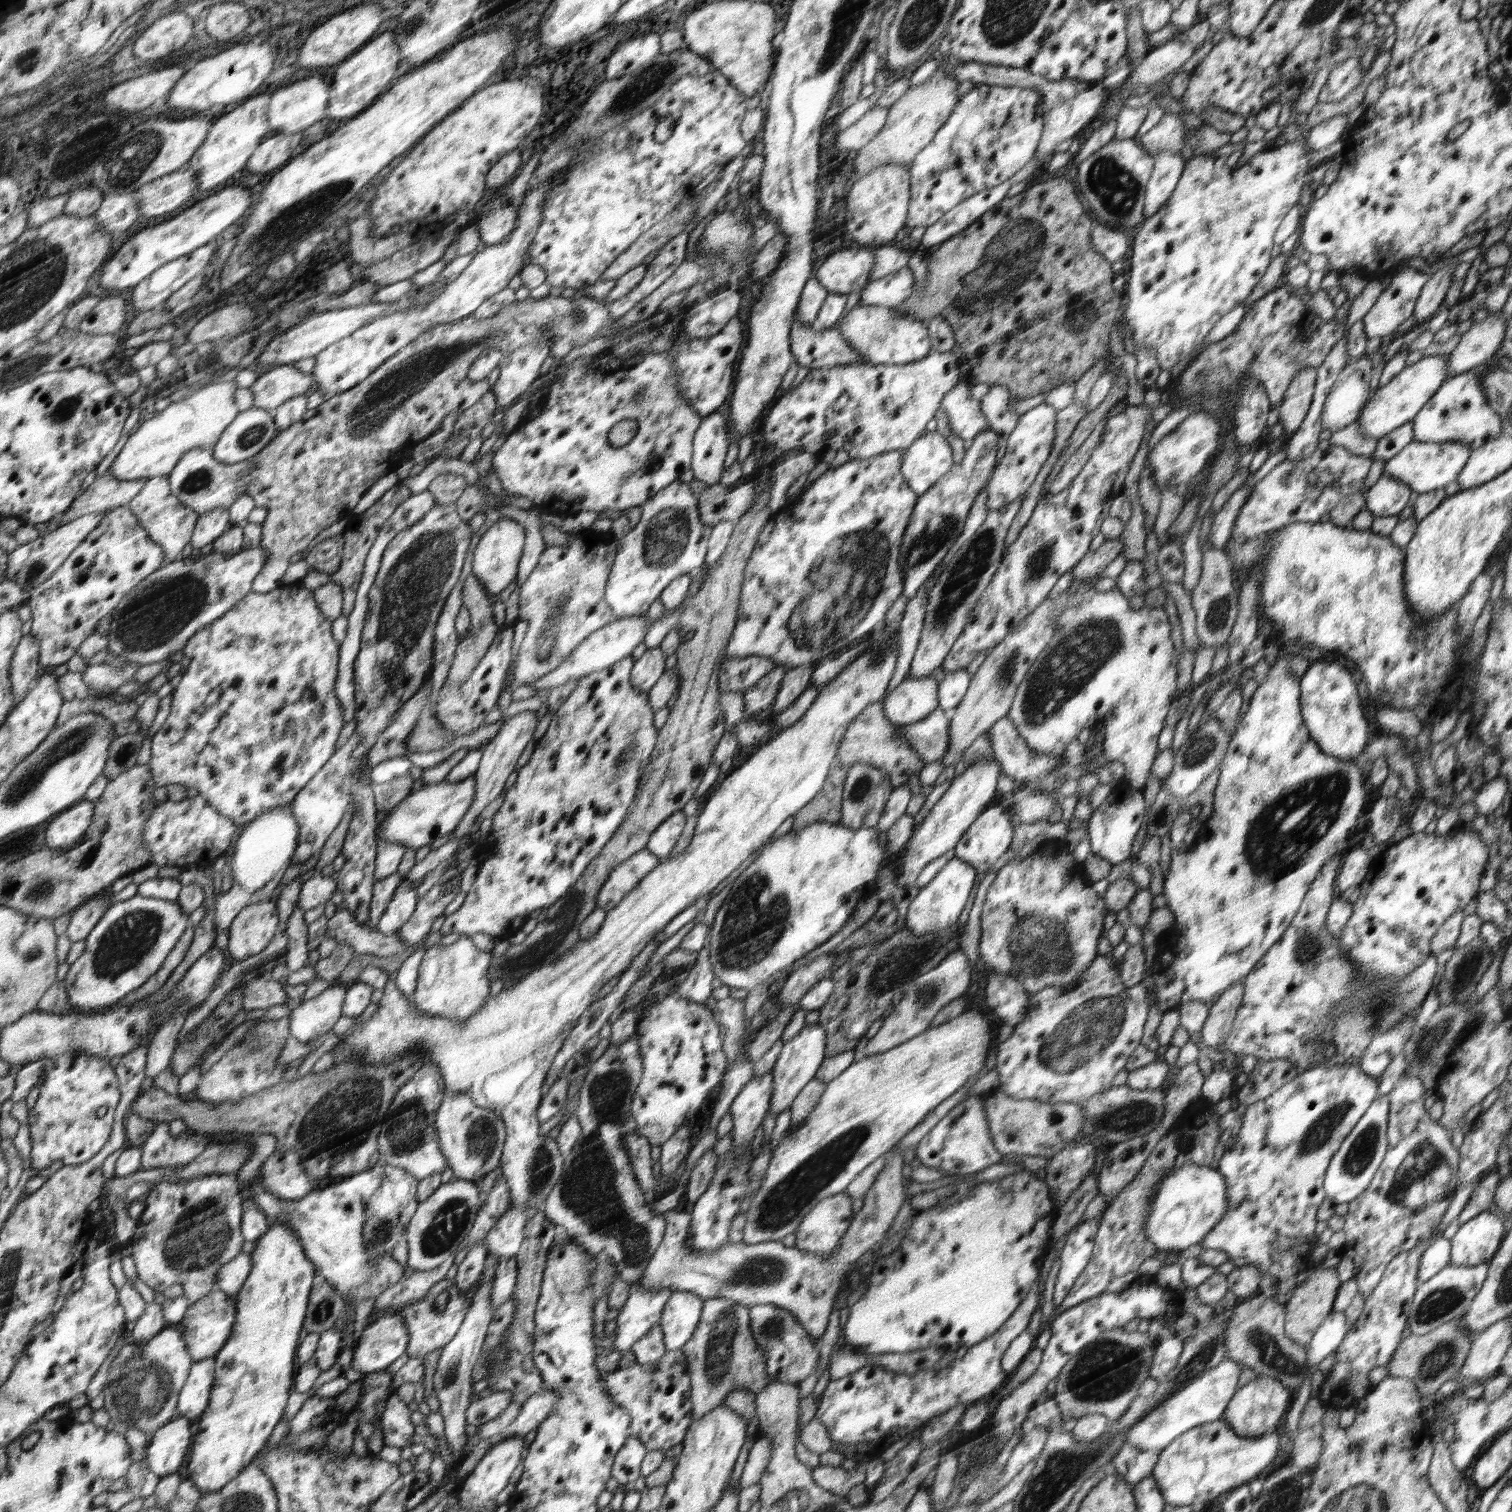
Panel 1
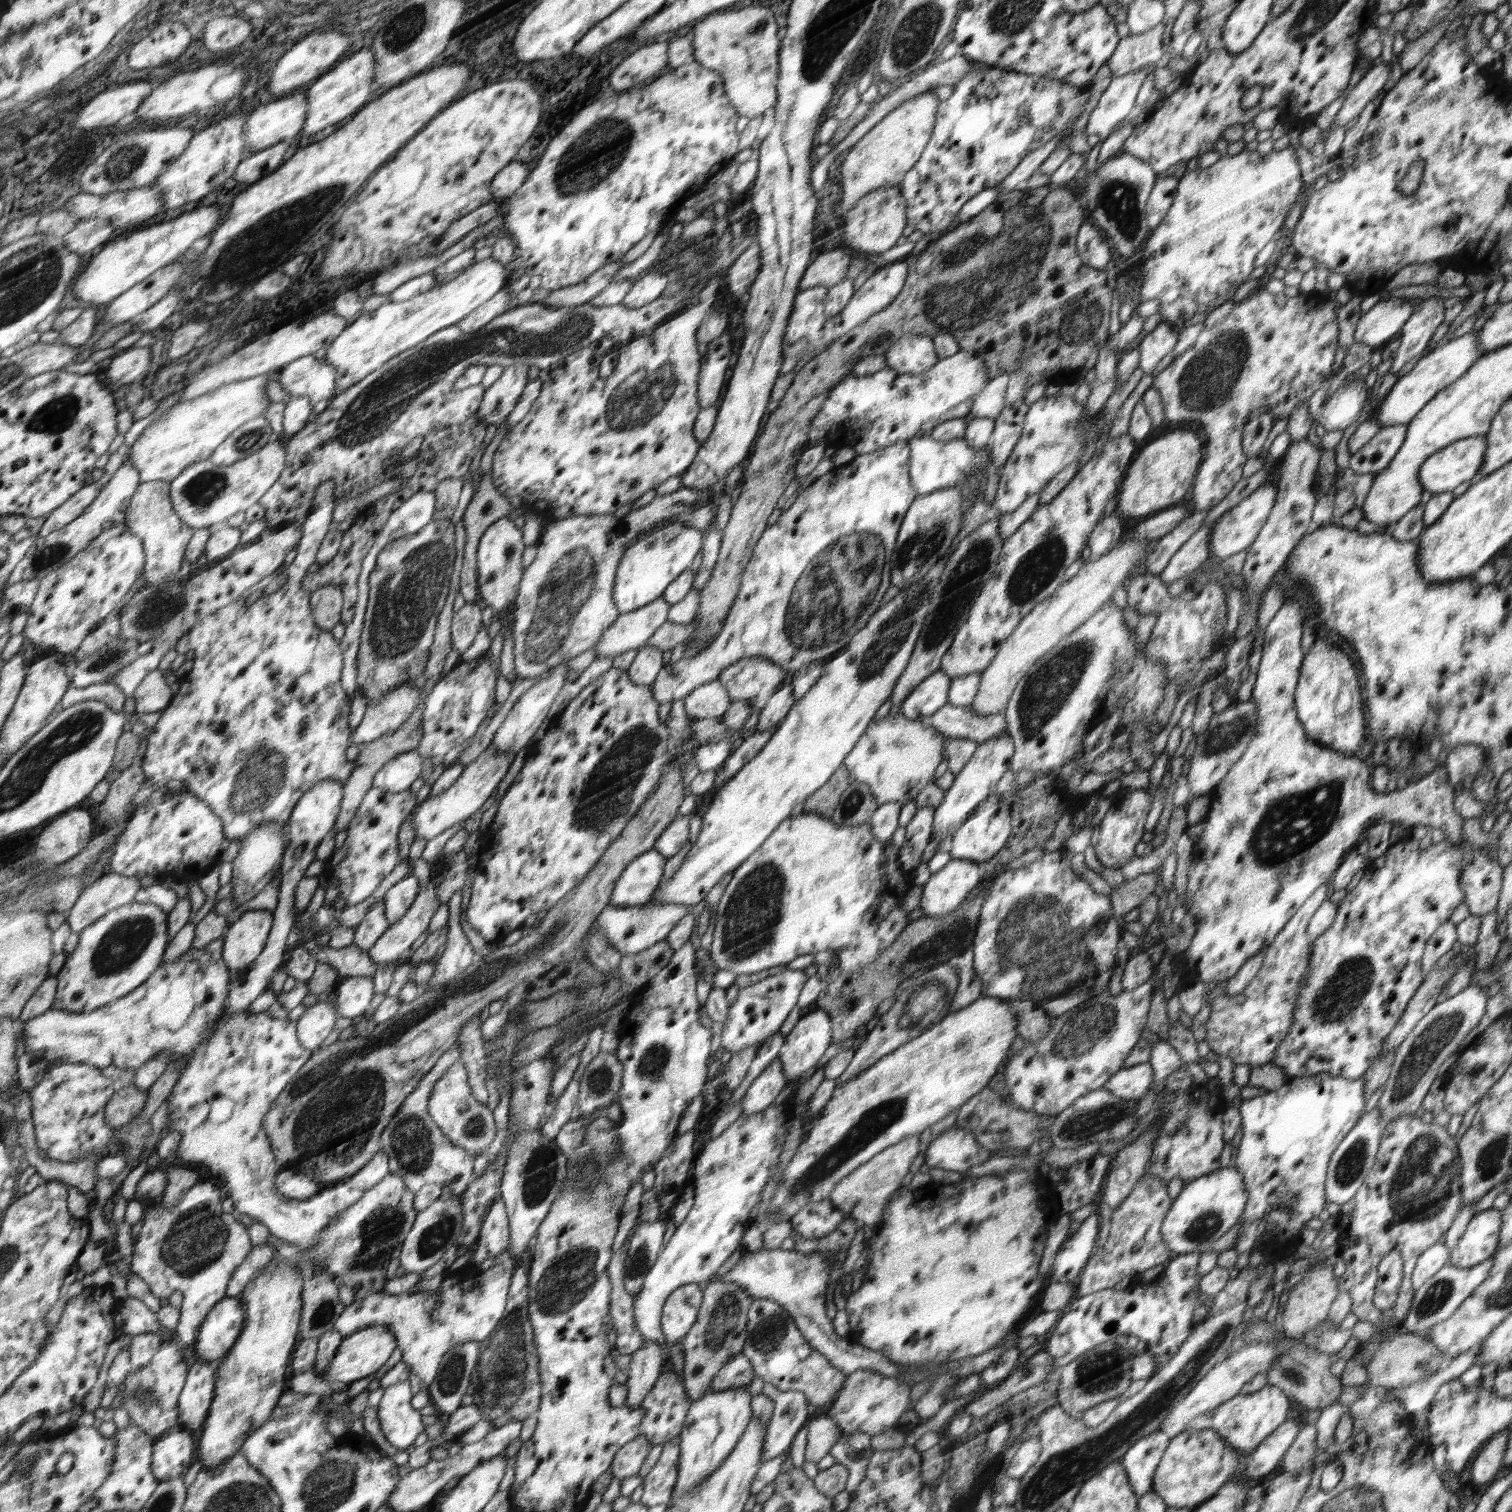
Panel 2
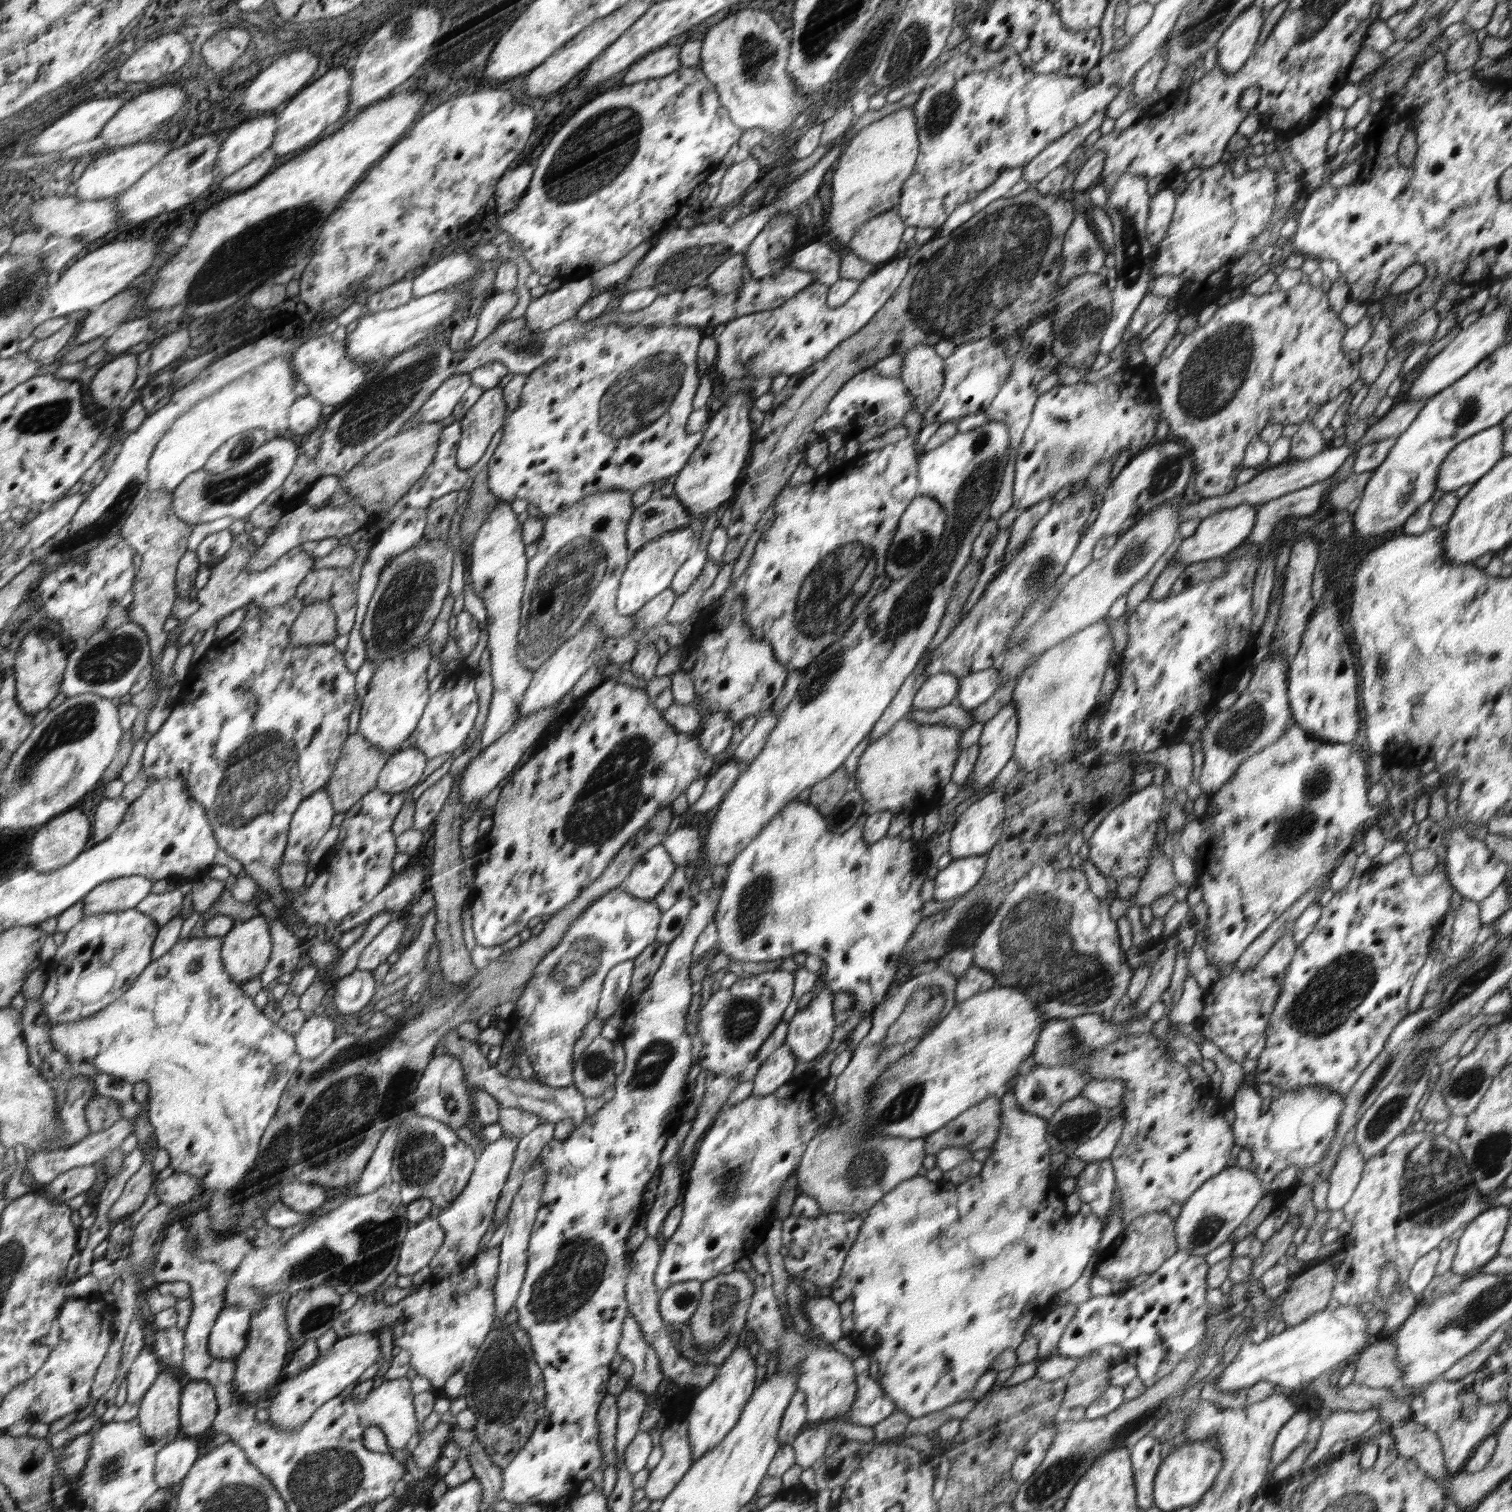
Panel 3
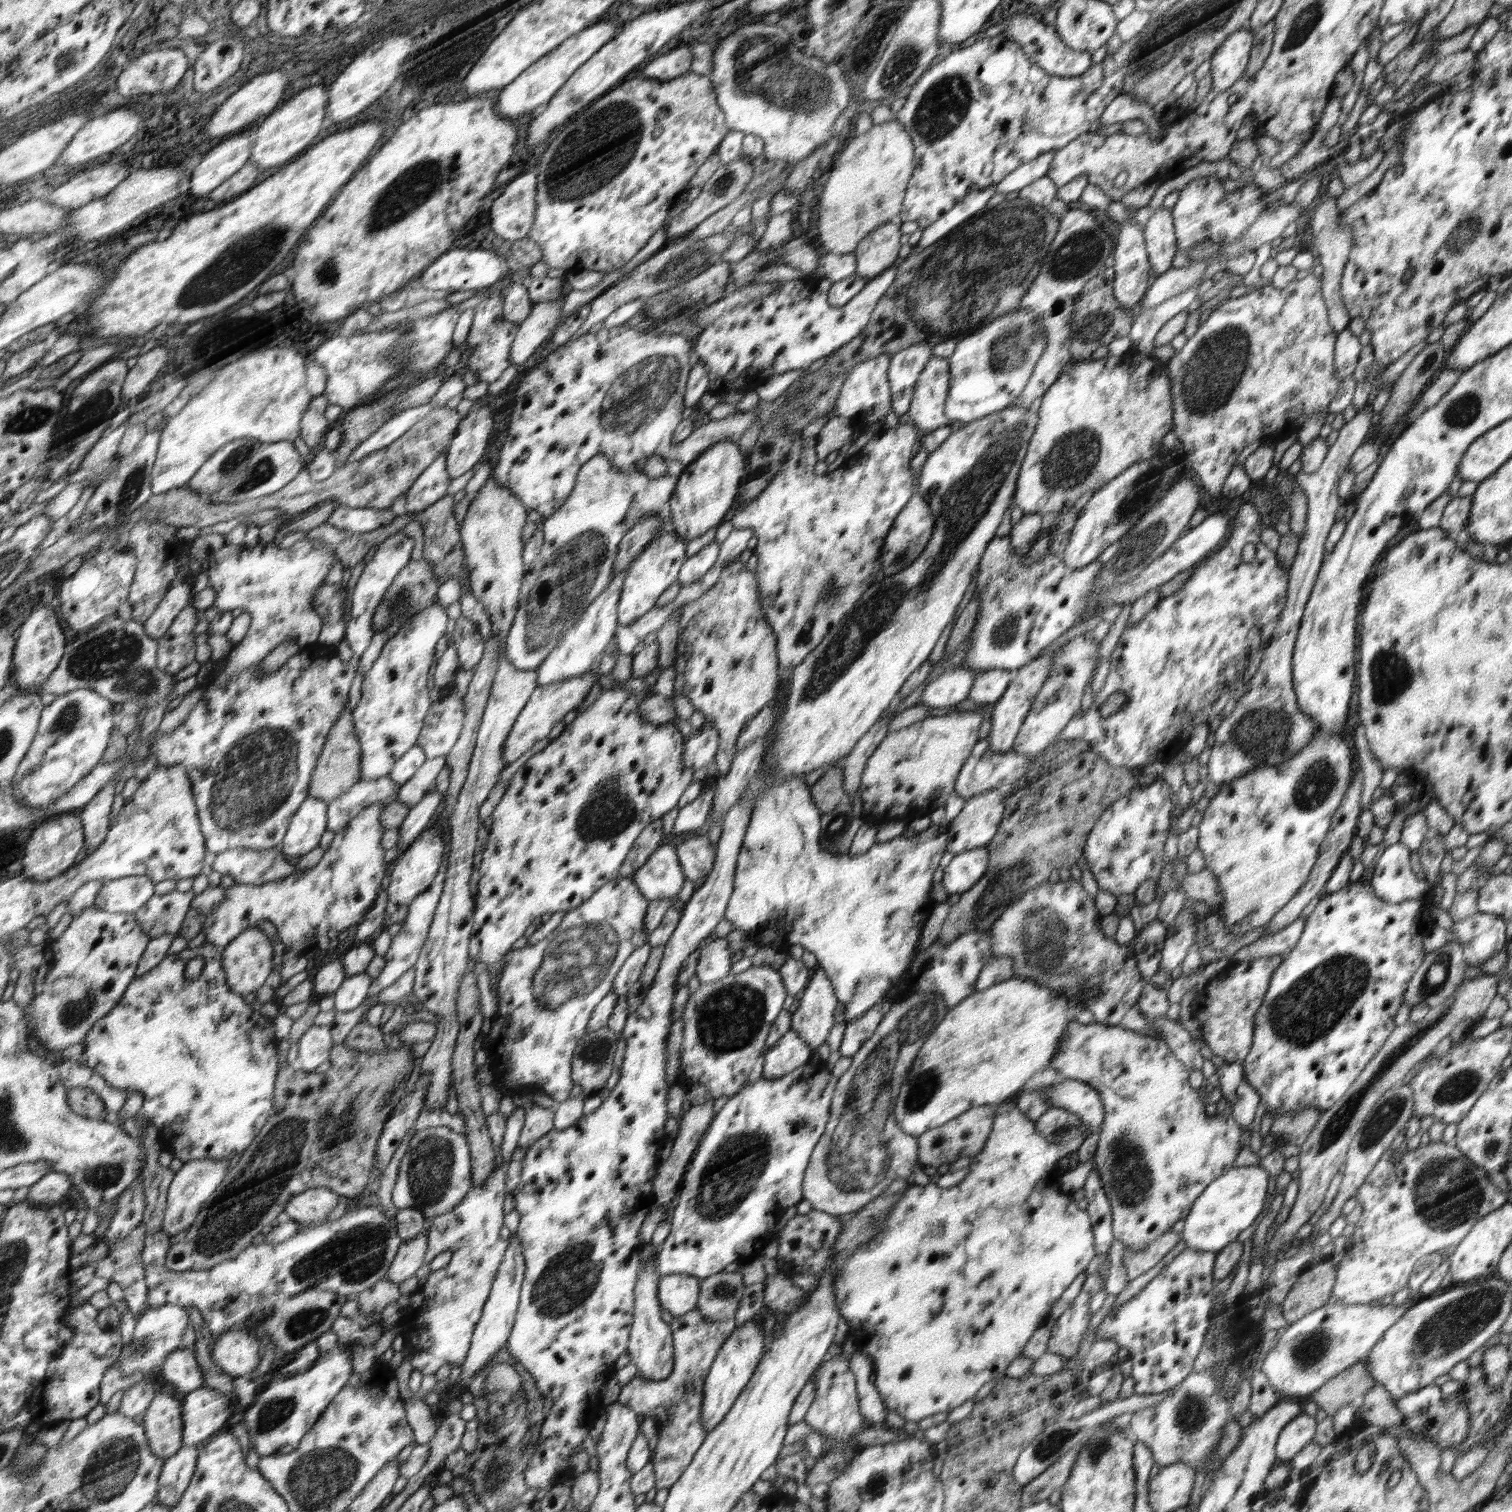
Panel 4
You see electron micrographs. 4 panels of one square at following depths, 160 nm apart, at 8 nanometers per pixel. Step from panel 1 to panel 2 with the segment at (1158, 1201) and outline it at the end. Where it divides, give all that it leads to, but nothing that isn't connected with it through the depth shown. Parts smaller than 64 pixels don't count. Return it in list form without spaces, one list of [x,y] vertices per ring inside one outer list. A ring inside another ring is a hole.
[[[1234,1166],[1220,1167],[1208,1175],[1199,1176],[1188,1184],[1184,1184],[1178,1197],[1172,1201],[1170,1210],[1161,1224],[1162,1239],[1174,1254],[1194,1252],[1202,1255],[1209,1252],[1212,1250],[1214,1242],[1239,1222],[1247,1200],[1248,1193],[1245,1189],[1244,1179],[1241,1176],[1241,1172]]]

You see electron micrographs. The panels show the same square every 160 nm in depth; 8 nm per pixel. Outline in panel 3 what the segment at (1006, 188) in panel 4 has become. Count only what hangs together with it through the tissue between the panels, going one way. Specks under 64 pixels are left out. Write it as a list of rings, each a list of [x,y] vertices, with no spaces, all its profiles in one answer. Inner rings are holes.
[[[1101,110],[1084,125],[1077,126],[1070,133],[1064,134],[1058,141],[1048,145],[1038,156],[1031,162],[1023,166],[1021,180],[1026,182],[1038,182],[1042,180],[1049,172],[1065,163],[1069,154],[1090,136],[1096,128],[1100,128],[1106,120],[1105,110]]]

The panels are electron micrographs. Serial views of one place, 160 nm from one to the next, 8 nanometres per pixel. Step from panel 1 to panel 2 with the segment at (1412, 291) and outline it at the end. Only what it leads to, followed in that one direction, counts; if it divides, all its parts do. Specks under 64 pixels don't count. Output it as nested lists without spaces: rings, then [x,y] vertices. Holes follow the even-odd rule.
[[[1384,297],[1361,315],[1353,340],[1370,347],[1383,347],[1399,335],[1414,310],[1414,304],[1409,300]]]

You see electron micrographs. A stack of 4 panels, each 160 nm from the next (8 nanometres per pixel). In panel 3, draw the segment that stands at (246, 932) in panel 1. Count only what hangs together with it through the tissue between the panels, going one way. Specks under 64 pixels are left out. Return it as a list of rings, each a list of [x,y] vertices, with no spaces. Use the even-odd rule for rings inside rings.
[[[259,914],[236,924],[225,936],[223,961],[238,983],[255,981],[270,964],[270,942],[268,921]]]

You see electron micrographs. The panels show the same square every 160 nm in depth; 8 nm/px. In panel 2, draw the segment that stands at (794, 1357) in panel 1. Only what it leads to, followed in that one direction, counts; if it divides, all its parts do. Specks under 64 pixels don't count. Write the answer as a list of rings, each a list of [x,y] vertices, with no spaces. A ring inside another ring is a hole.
[[[756,1300],[752,1306],[747,1346],[743,1353],[753,1366],[755,1375],[764,1383],[772,1384],[780,1392],[798,1390],[816,1408],[834,1402],[847,1378],[824,1355],[810,1346],[803,1333],[794,1325],[794,1319],[774,1300]]]

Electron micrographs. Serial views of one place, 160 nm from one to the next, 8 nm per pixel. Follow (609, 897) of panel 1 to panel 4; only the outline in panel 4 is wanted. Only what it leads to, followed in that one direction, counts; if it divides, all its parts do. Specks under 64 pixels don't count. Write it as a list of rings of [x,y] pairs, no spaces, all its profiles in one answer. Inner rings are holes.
[[[670,844],[659,846],[646,864],[635,872],[632,880],[649,902],[676,898],[682,893],[686,881],[678,850]]]

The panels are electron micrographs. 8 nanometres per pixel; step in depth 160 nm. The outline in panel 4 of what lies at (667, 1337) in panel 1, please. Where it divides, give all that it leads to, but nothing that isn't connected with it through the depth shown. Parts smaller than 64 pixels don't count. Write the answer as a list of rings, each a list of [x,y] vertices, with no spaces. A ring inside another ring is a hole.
[[[672,1274],[660,1280],[659,1297],[664,1310],[683,1317],[697,1308],[701,1280],[686,1274]]]

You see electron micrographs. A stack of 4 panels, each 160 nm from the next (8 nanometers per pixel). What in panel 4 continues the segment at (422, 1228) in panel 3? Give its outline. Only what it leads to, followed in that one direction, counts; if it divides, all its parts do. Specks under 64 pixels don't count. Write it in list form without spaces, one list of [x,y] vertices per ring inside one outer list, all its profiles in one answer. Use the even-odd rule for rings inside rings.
[[[424,1233],[414,1239],[403,1242],[399,1247],[400,1254],[396,1254],[395,1265],[392,1265],[386,1279],[390,1283],[400,1285],[416,1275],[422,1265],[426,1264],[426,1254],[430,1246],[430,1238]]]

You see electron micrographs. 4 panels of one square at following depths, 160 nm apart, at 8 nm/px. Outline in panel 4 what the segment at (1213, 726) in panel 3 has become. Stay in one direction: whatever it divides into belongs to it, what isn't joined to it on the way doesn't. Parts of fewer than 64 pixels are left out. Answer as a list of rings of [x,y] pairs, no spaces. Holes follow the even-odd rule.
[[[1366,404],[1357,411],[1356,416],[1339,430],[1339,436],[1329,447],[1320,468],[1312,474],[1300,475],[1297,479],[1307,496],[1307,517],[1297,555],[1289,570],[1286,602],[1268,648],[1263,652],[1260,666],[1247,685],[1247,691],[1238,699],[1232,713],[1214,731],[1215,742],[1206,764],[1208,782],[1222,786],[1248,772],[1256,771],[1256,768],[1284,763],[1296,756],[1318,731],[1315,722],[1298,708],[1291,660],[1304,607],[1324,561],[1324,542],[1331,526],[1336,522],[1336,510],[1340,508],[1338,481],[1345,473],[1355,450],[1366,442],[1374,414],[1372,404]]]

